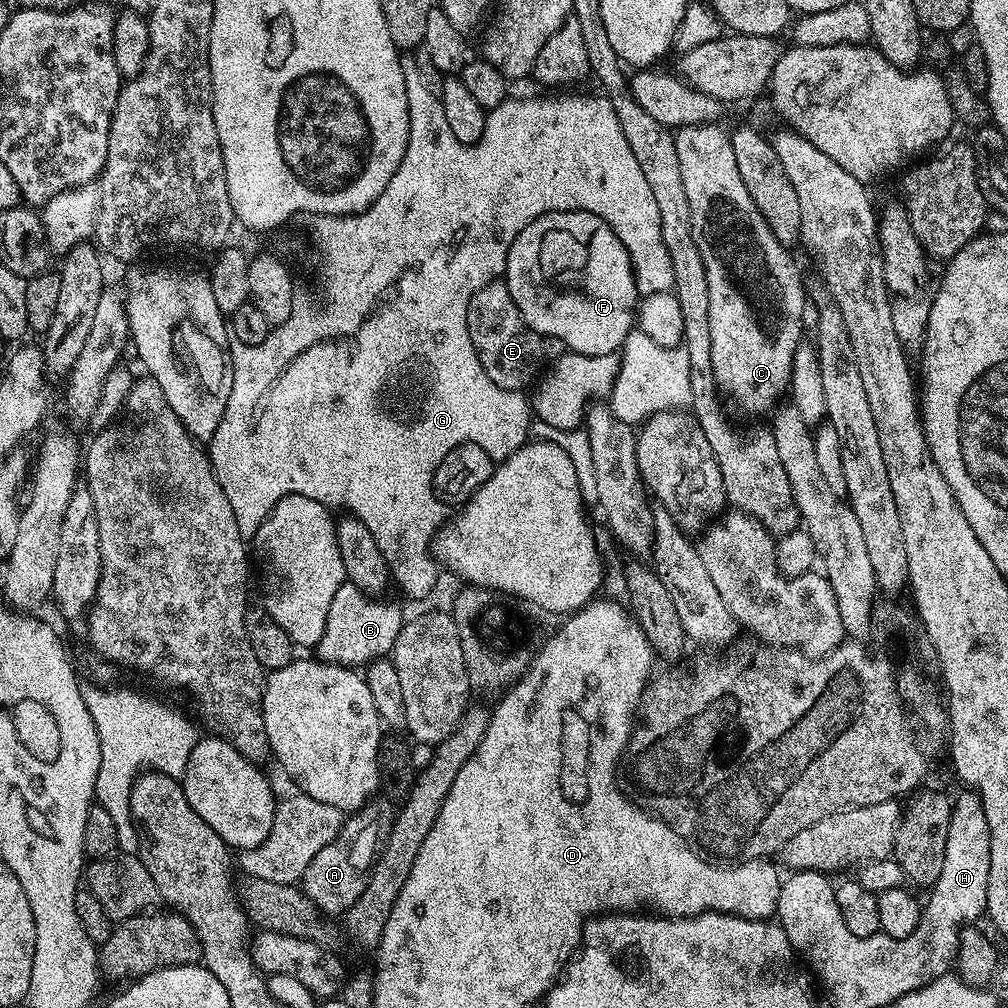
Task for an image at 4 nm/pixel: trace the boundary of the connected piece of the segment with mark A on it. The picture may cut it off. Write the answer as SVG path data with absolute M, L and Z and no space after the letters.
M376 798L351 813L340 827L340 833L330 842L330 846L322 846L318 854L306 866L302 877L302 891L308 895L325 916L339 917L348 911L354 902L358 902L358 894L366 890L366 882L376 863L378 849L382 844L382 828L380 820L387 821L389 805L383 799Z

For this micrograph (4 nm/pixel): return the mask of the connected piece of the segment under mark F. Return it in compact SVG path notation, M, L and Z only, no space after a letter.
M547 212L534 218L534 222L526 225L522 234L518 234L518 238L514 238L508 251L508 261L504 263L502 279L510 290L510 298L514 300L514 306L518 306L518 314L523 318L525 326L535 330L540 337L554 335L556 338L562 338L569 352L577 352L582 355L619 353L624 347L624 340L628 333L633 331L634 313L638 308L638 293L636 291L636 275L632 269L632 259L626 246L622 246L622 242L614 234L612 227L605 220L589 212Z

